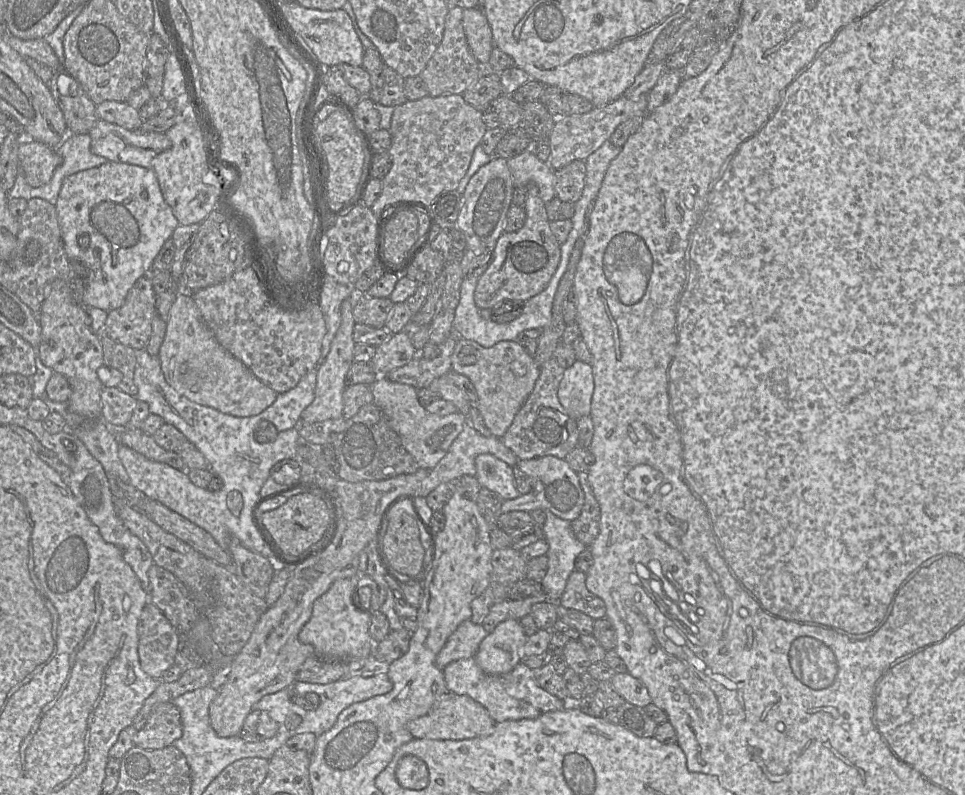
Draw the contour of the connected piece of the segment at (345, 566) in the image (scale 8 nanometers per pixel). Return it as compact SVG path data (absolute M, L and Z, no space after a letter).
M300 442L297 447L297 458L311 464L316 470L315 482L325 485L333 494L338 507L337 532L325 551L292 569L292 576L284 592L262 614L251 637L225 671L217 695L209 706L210 725L222 738L239 735L246 717L262 697L293 686L303 662L316 655L312 645L303 644L298 638L302 627L311 616L314 601L336 580L360 575L359 554L370 542L373 541L375 544L385 509L397 500L412 500L430 471L418 468L413 474L401 474L379 481L352 483L336 475L326 461L321 445Z

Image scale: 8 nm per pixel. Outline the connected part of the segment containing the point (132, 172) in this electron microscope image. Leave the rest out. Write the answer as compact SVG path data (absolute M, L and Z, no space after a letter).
M108 161L66 177L55 208L69 261L79 262L87 269L82 305L94 306L106 312L120 308L137 280L150 275L155 257L164 243L172 239L179 225L163 197L154 170L120 162Z

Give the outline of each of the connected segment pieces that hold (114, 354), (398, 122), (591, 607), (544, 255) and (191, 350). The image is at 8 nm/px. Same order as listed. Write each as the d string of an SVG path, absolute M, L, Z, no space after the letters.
M99 334L103 348L104 364L118 369L123 377L118 388L123 392L135 397L138 388L134 383L134 371L136 368L135 350L114 341L106 334Z
M459 94L427 95L395 106L389 129L391 146L388 152L391 156L391 168L381 180L381 194L370 207L372 212L376 215L386 205L399 200L413 200L430 207L433 200L441 193L457 190L459 182L469 168L474 149L480 144L486 130L482 111L468 104Z
M574 570L570 574L565 590L557 604L581 611L594 620L605 618L604 601L587 589L585 581L586 573Z
M529 183L524 204L526 220L523 227L515 232L503 232L493 250L492 260L485 272L478 278L474 301L478 309L491 309L502 302L525 302L542 292L554 275L561 256L561 244L551 230L545 202L539 195L538 187Z
M179 292L171 307L158 357L167 383L179 394L225 414L258 415L272 405L278 395L221 346L204 322L190 292Z

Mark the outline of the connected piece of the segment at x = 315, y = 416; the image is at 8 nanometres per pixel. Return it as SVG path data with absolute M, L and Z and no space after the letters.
M354 296L344 300L340 307L341 324L331 343L329 353L319 366L316 379L315 397L301 414L301 422L315 423L343 417L343 393L346 388L346 374L354 362L353 316Z

